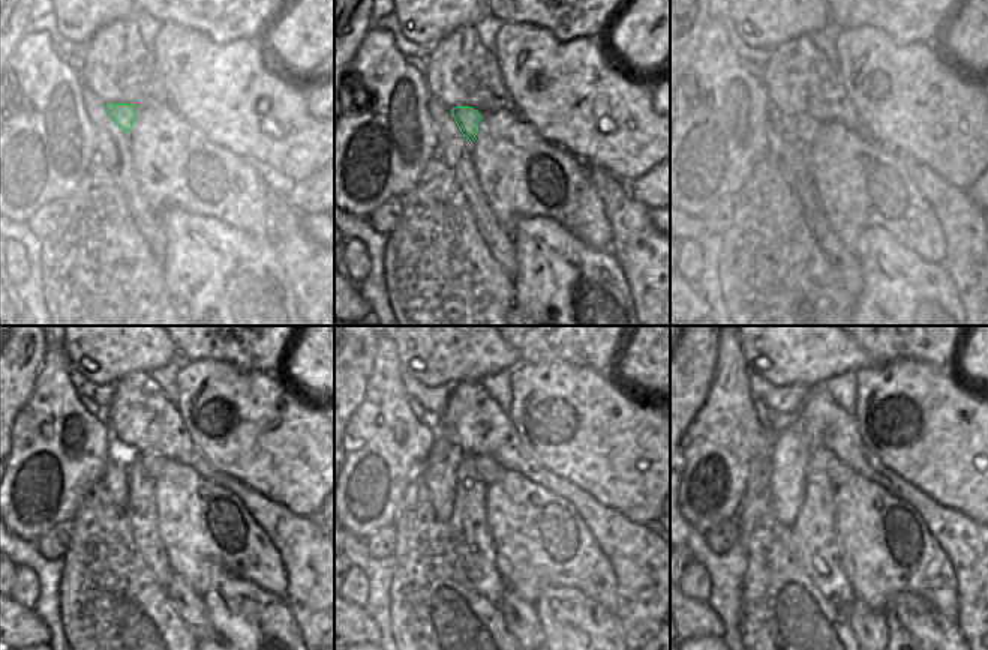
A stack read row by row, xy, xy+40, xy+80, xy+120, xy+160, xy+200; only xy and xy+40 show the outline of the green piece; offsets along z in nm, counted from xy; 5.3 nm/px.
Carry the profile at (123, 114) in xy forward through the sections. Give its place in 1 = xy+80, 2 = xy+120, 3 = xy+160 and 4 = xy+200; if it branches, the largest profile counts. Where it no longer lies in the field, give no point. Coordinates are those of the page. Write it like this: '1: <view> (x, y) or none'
1: xy+80 (805, 126)
2: xy+120 (153, 464)
3: xy+160 (489, 469)
4: xy+200 (838, 473)

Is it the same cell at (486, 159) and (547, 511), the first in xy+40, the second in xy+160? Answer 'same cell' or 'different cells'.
same cell

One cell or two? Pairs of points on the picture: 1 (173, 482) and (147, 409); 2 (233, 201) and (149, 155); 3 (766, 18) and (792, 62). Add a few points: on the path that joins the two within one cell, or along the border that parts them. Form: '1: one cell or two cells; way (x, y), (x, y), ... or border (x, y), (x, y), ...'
1: two cells; border (167, 460), (182, 463), (198, 475)
2: one cell; way (212, 207), (195, 200), (170, 174)
3: two cells; border (807, 33), (786, 39), (772, 50)

